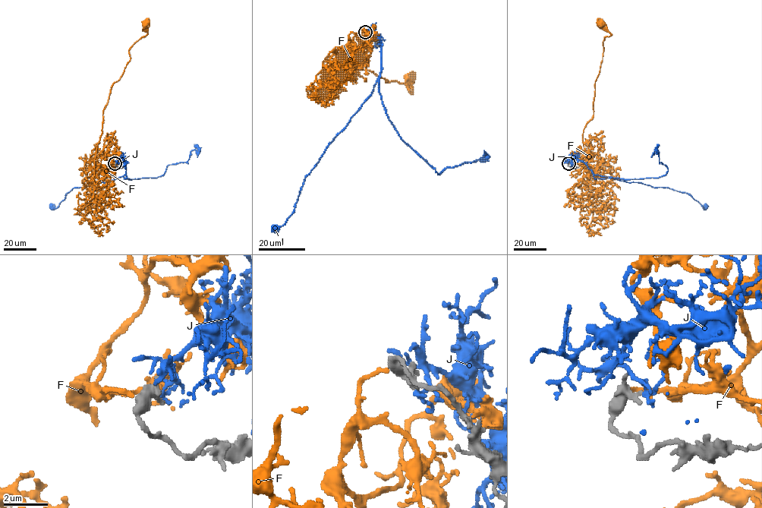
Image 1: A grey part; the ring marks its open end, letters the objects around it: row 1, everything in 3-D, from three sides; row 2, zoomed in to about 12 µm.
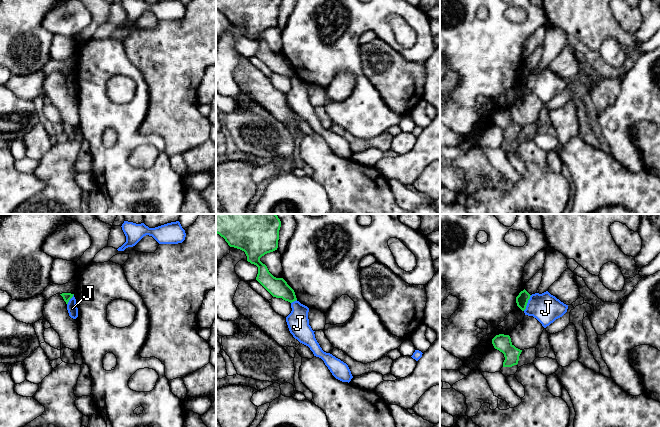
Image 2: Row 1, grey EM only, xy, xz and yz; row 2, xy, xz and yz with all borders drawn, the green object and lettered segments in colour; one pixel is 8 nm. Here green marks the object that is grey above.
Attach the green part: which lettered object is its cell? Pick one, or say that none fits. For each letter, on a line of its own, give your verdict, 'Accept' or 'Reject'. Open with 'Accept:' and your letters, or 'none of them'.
Accept: F
F: Accept
J: Reject

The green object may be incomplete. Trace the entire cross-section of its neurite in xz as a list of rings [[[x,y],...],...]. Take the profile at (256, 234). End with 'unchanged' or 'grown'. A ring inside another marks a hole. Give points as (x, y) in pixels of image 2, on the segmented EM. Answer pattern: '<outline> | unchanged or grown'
[[[216,214],[216,233],[225,239],[230,247],[245,252],[247,261],[258,267],[256,280],[273,296],[290,303],[297,300],[294,290],[283,278],[274,277],[260,258],[278,248],[281,221],[276,214]]] | unchanged

